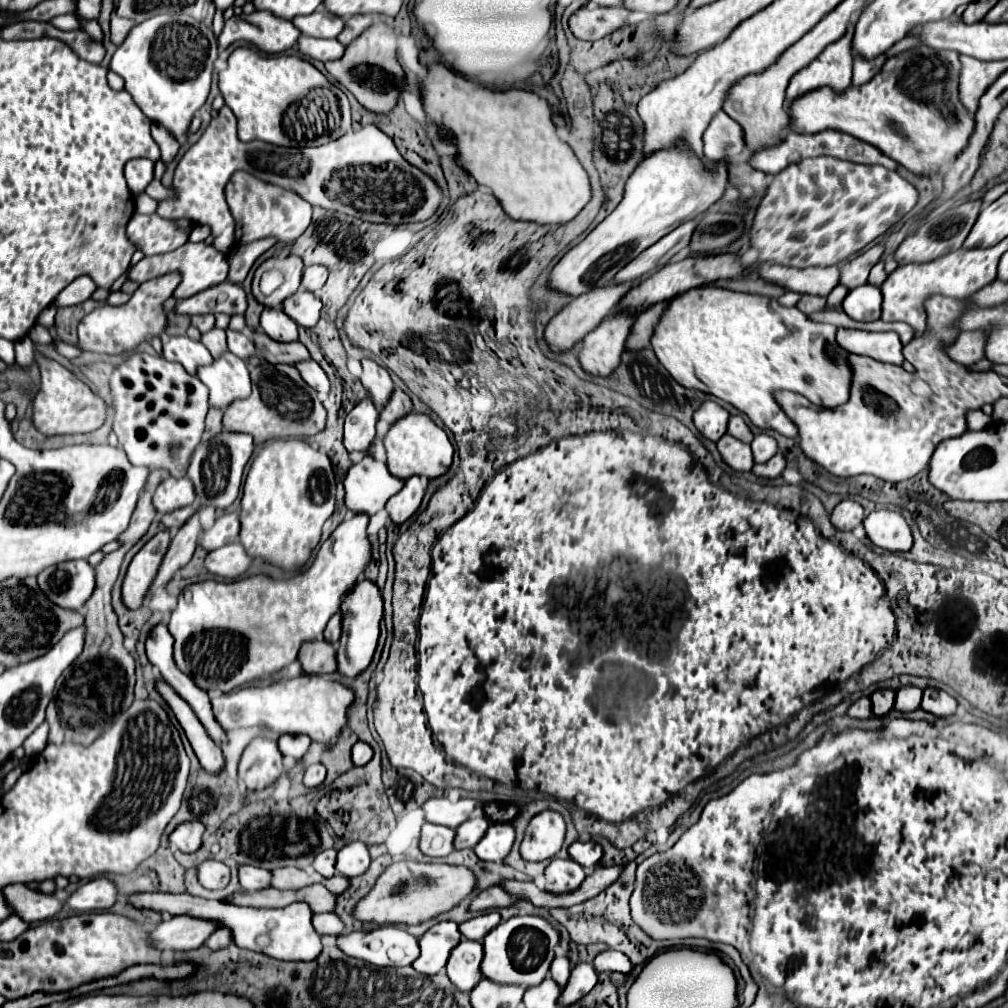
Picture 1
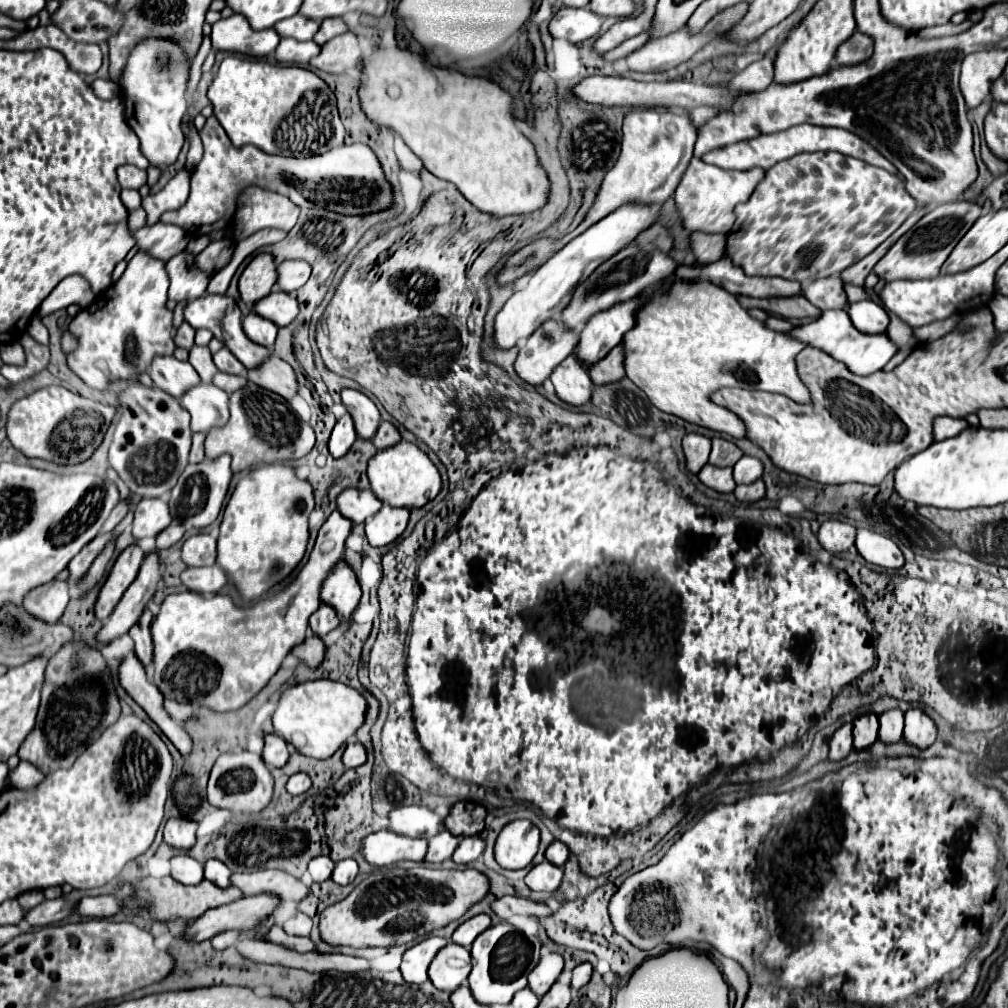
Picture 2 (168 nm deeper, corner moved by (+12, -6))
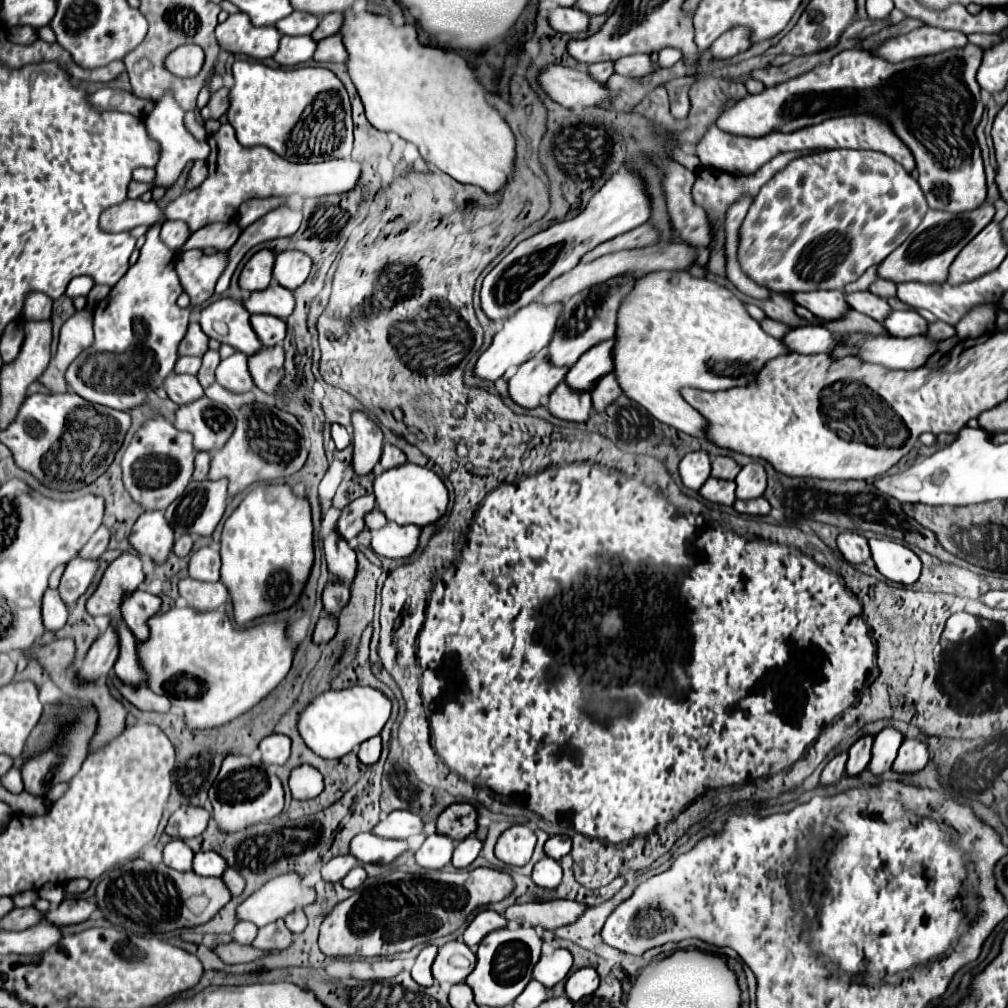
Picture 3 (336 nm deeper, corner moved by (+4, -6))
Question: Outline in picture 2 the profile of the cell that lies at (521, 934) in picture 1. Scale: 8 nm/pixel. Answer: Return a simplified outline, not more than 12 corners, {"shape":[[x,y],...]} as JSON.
{"shape":[[510,923],[472,943],[470,991],[510,1003],[528,987],[540,941]]}

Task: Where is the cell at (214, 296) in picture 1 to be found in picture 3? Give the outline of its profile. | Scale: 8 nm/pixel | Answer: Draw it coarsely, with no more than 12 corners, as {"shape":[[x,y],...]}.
{"shape":[[224,297],[202,309],[208,337],[246,355],[262,347],[240,301]]}

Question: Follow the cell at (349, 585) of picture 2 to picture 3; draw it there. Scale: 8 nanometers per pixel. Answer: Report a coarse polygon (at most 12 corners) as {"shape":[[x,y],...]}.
{"shape":[[336,529],[324,539],[330,575],[350,585],[356,553]]}

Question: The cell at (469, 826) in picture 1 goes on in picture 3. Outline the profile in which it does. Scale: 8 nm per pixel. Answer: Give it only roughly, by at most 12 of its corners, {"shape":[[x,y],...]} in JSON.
{"shape":[[432,833],[414,859],[424,869],[450,863],[454,841]]}

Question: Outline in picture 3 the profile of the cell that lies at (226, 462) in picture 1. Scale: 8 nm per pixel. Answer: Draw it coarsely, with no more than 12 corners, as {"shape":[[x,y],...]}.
{"shape":[[226,479],[190,481],[166,509],[174,535],[212,535]]}

